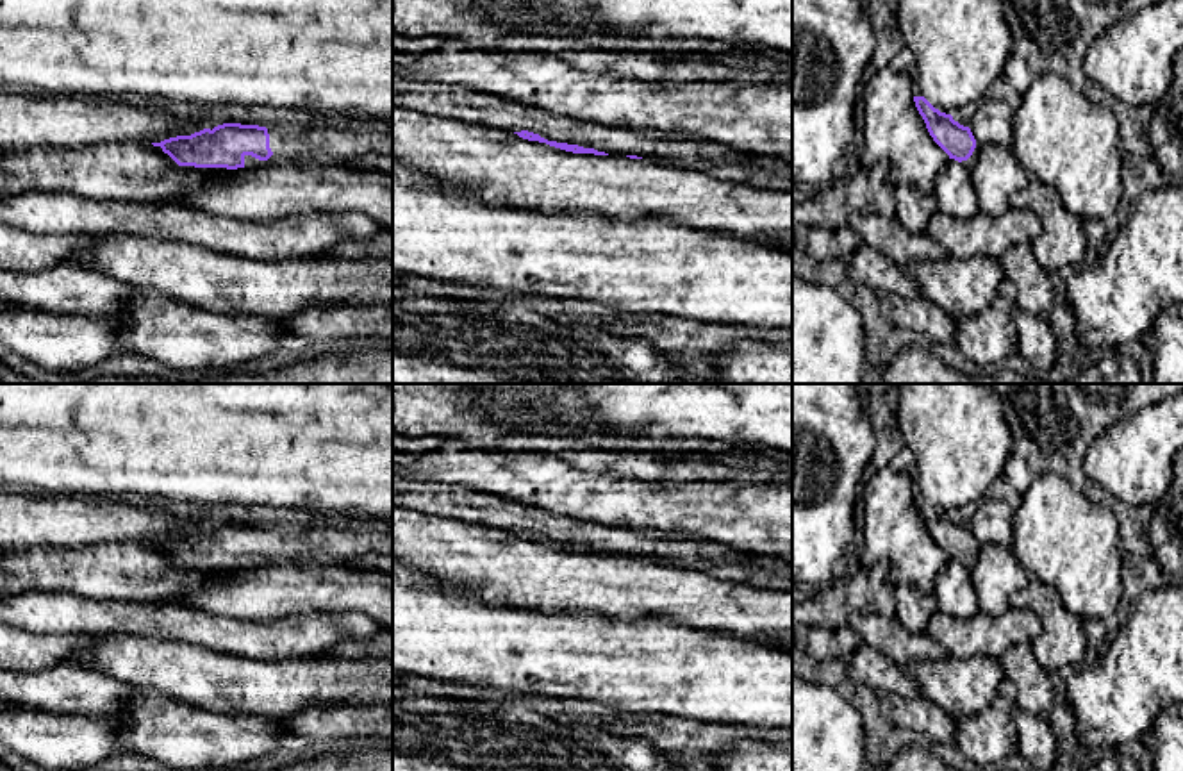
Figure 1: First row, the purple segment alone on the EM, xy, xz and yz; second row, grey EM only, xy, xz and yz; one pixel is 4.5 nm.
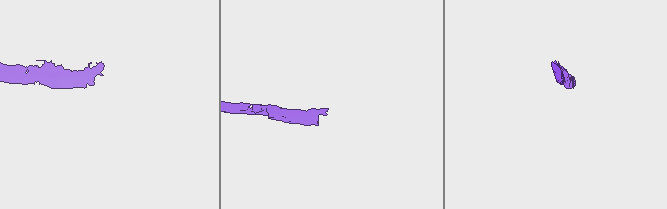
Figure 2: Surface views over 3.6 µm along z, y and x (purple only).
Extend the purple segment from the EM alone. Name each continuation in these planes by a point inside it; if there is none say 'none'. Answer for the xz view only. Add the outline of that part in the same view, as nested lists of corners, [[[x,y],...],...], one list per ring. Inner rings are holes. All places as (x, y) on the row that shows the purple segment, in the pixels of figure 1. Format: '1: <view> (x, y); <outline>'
none

